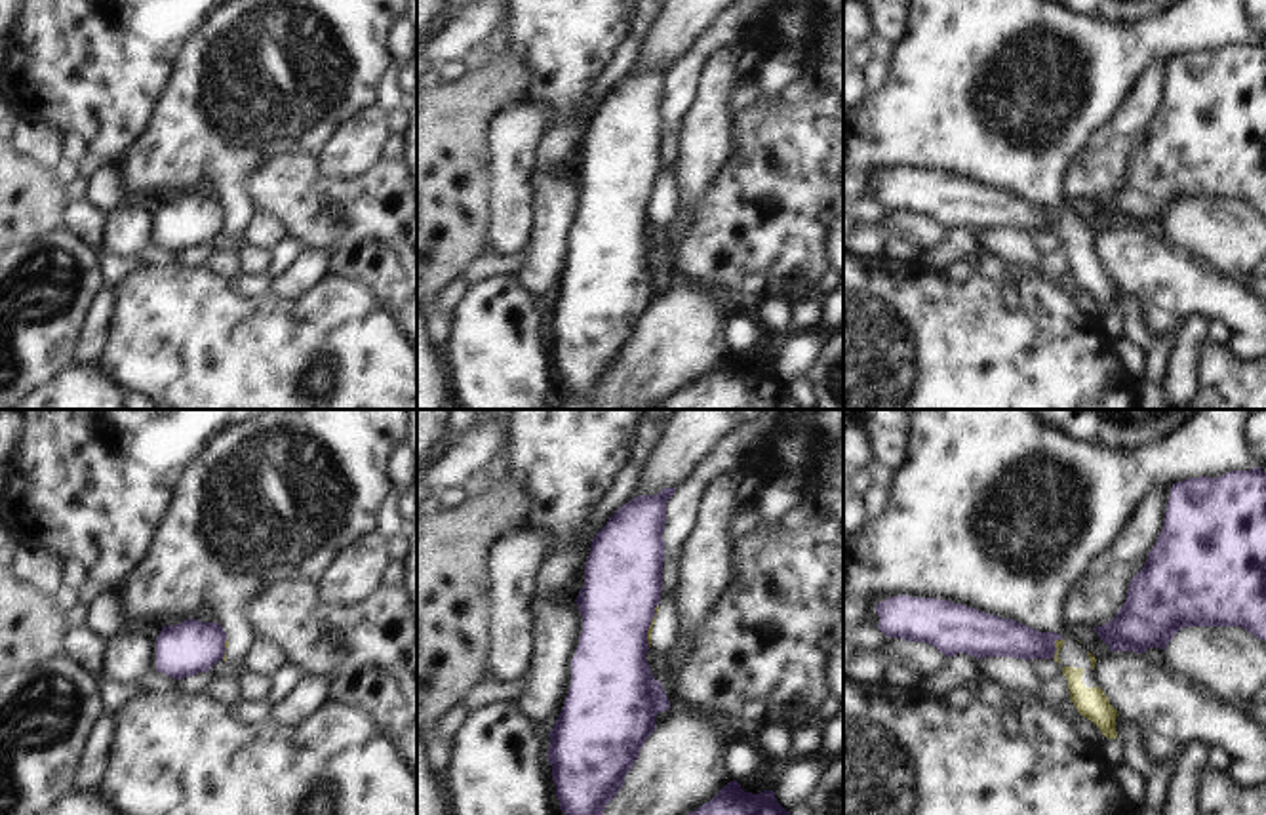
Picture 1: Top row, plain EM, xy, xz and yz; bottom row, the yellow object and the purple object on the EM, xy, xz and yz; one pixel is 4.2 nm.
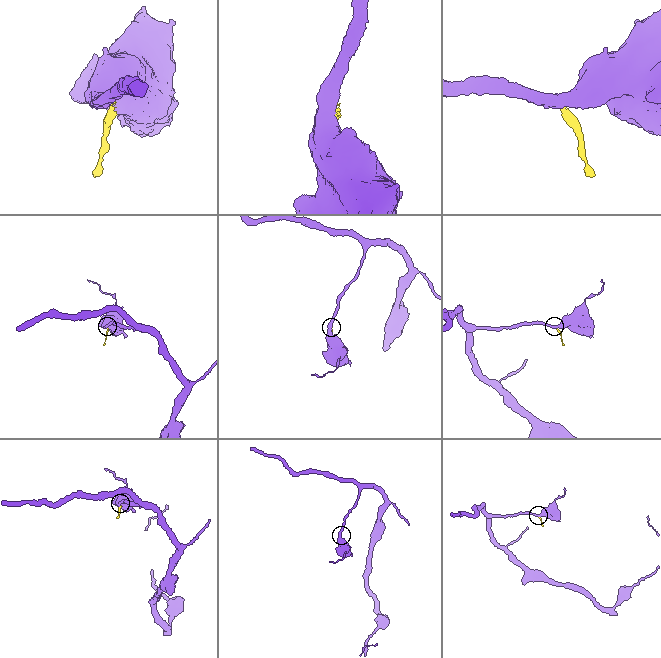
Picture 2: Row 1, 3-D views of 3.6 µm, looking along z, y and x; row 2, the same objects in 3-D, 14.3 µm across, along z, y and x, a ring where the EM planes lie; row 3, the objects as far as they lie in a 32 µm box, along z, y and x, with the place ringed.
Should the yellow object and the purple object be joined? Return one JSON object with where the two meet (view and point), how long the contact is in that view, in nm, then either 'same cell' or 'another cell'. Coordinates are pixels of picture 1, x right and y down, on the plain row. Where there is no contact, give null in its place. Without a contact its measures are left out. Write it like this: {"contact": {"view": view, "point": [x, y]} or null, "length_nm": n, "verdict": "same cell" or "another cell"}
{"contact": {"view": "xz", "point": [652, 198]}, "length_nm": 190, "verdict": "another cell"}

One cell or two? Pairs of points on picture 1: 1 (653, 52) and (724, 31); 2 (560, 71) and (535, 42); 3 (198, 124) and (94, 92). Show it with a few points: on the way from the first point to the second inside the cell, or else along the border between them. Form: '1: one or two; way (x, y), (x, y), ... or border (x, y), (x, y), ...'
1: two; border (718, 19), (676, 63)
2: one; way (556, 63), (543, 50)
3: two; border (174, 69), (153, 124), (132, 149)

